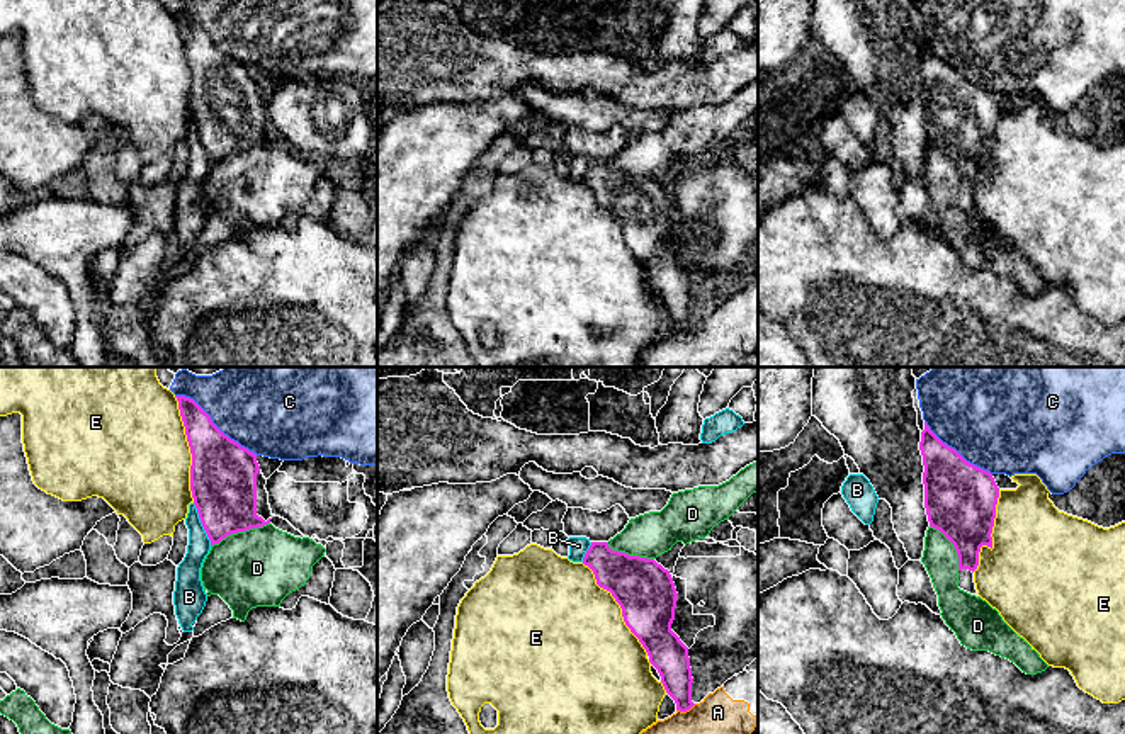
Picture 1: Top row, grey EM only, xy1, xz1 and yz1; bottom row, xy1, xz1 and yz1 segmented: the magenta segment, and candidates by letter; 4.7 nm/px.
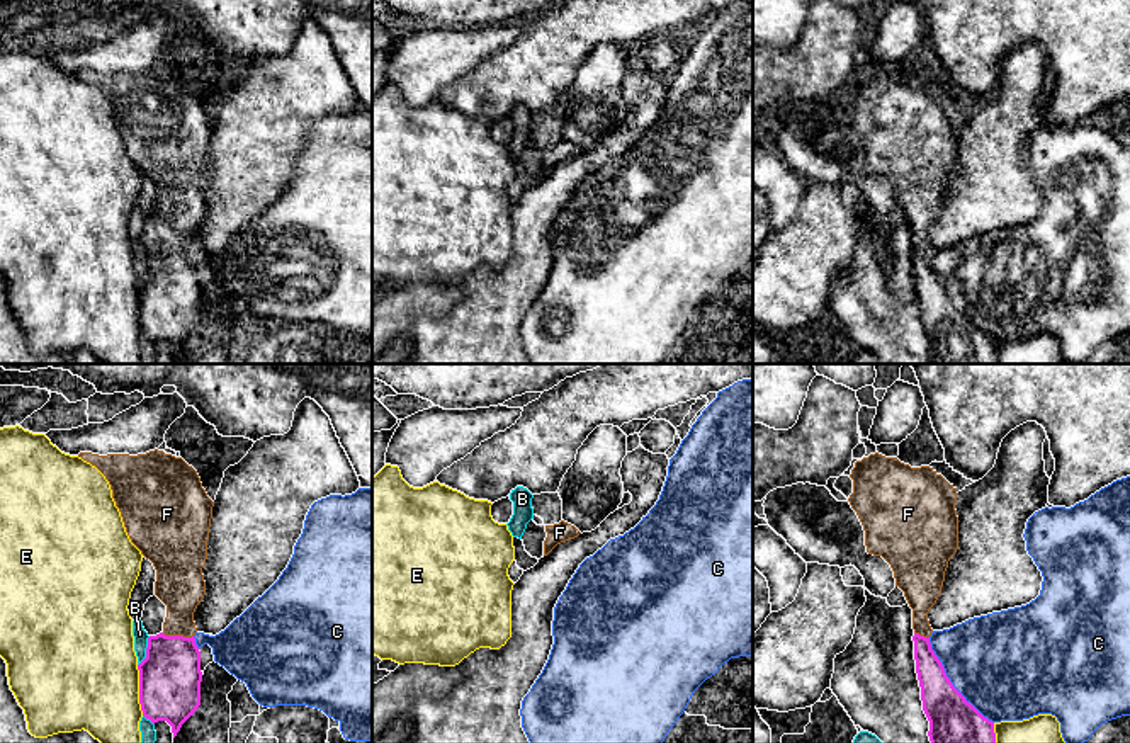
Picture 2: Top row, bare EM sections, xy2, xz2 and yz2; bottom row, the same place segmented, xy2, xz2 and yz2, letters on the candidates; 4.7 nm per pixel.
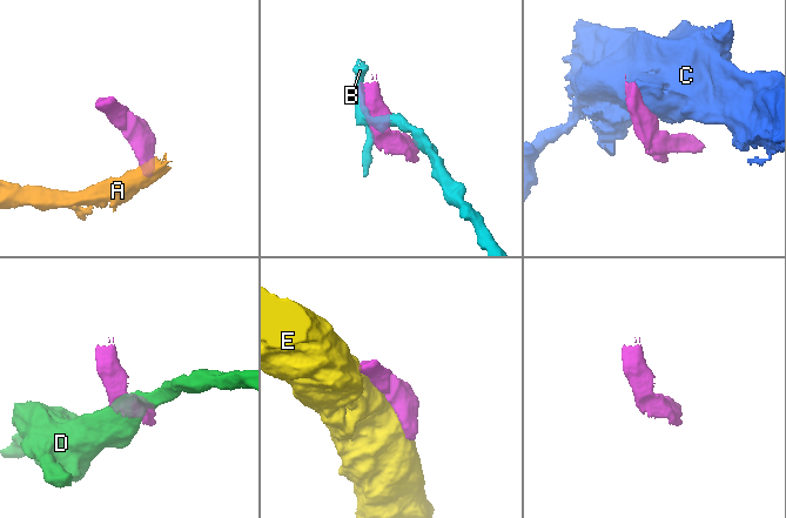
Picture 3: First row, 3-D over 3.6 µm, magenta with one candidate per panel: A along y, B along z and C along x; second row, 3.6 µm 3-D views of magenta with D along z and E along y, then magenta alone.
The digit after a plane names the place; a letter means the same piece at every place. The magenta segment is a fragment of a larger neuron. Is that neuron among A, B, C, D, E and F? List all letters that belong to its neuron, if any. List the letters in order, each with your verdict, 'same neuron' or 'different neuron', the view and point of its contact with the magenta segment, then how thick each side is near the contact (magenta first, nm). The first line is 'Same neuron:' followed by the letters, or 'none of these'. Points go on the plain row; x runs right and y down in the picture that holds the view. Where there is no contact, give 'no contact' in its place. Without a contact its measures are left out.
Same neuron: F
A: different neuron; meets magenta in xz1 at (685, 330); 160 nm thick on the magenta side, 360 nm on the other
B: different neuron; meets magenta in xy1 at (201, 141); 320 nm thick on the magenta side, 110 nm on the other
C: different neuron; meets magenta in yz2 at (950, 301); 280 nm thick on the magenta side, 460 nm on the other
D: different neuron; meets magenta in xy1 at (240, 150); 320 nm thick on the magenta side, 360 nm on the other
E: different neuron; meets magenta in xy1 at (191, 68); 320 nm thick on the magenta side, 480 nm on the other
F: same neuron; meets magenta in xy2 at (177, 255); 300 nm thick on the magenta side, 220 nm on the other

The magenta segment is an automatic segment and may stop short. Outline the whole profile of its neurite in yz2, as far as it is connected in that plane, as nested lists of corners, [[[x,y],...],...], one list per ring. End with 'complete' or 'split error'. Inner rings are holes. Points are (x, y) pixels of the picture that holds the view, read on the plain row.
[[[879,71],[856,80],[850,97],[853,112],[848,121],[863,145],[867,172],[890,184],[896,206],[912,228],[916,292],[931,364],[996,364],[994,342],[953,306],[929,262],[933,248],[928,231],[941,213],[948,180],[958,168],[957,107],[929,85],[911,87]]]; split error

